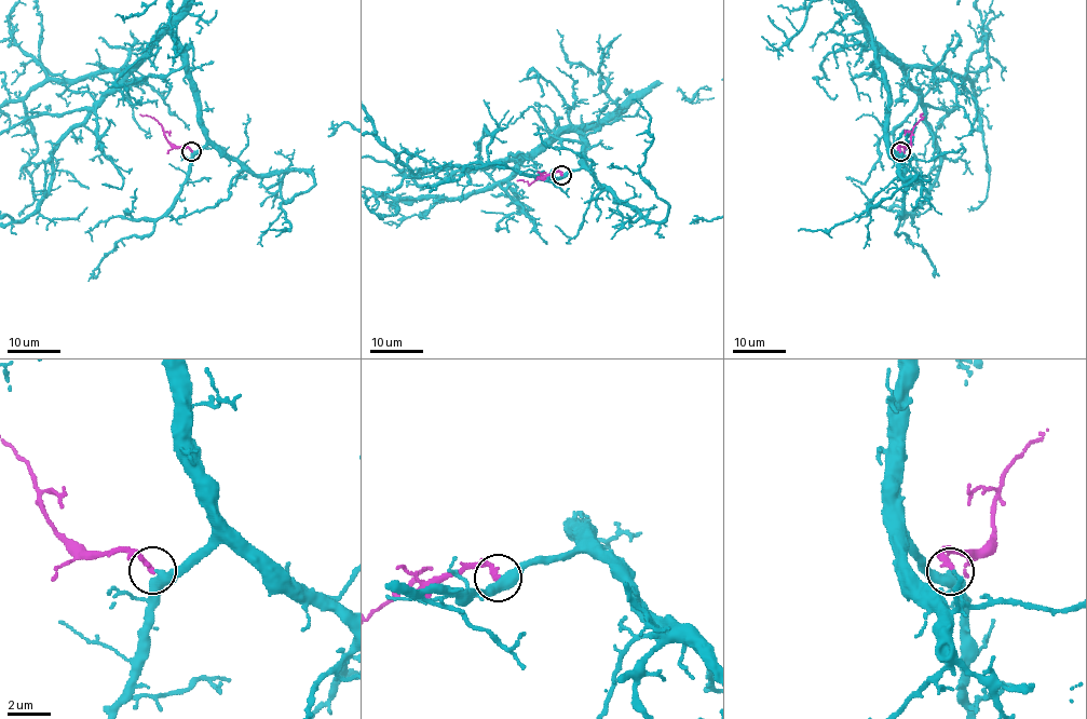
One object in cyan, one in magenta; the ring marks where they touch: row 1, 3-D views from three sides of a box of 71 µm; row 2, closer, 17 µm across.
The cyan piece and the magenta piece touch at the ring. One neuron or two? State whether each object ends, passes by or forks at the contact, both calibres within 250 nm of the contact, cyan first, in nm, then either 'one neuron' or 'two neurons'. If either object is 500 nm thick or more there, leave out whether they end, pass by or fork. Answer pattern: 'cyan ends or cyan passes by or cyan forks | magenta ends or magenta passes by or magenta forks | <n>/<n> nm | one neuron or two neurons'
cyan passes by | magenta ends | 440/280 nm | one neuron

